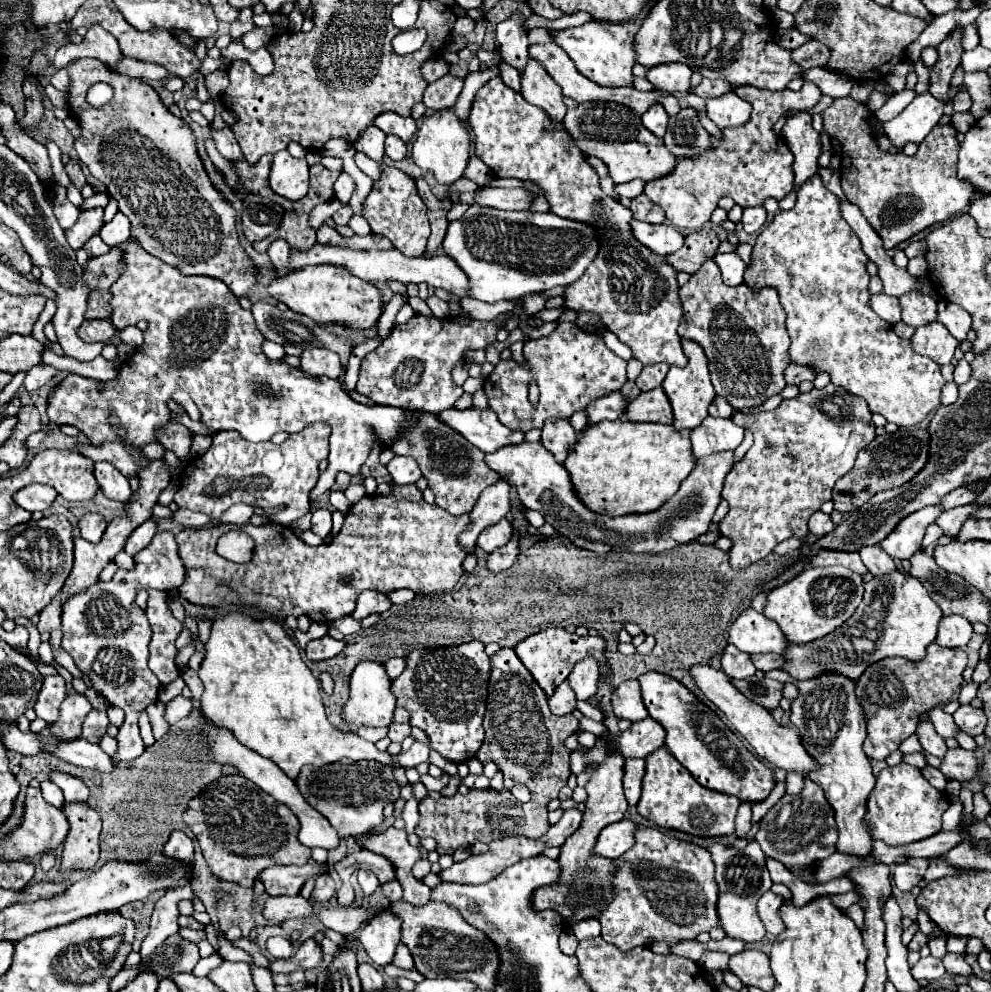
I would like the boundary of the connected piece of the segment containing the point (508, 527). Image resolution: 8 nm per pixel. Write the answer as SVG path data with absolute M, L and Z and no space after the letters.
M501 519L499 523L495 523L495 525L487 527L485 531L481 531L481 535L479 535L479 547L483 551L491 553L497 547L505 545L511 539L511 533L513 533L513 525L507 519Z

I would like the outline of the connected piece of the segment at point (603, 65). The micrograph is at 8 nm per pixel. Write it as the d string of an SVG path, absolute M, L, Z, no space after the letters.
M643 19L623 23L623 25L611 25L611 23L599 23L591 21L581 27L553 31L553 41L563 47L563 51L571 57L579 73L583 73L587 79L595 81L601 87L631 87L633 85L633 65L637 63L637 43L635 35L639 33L643 25Z

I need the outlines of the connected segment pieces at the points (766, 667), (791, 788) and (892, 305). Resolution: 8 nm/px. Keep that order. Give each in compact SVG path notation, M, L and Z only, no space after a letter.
M761 653L761 655L753 655L753 663L757 669L761 671L771 671L771 669L783 669L787 665L787 661L777 655L777 653Z
M791 773L791 775L787 775L787 779L785 779L785 785L787 785L787 795L793 795L793 793L797 793L797 791L801 791L803 789L803 775L795 775L795 773Z
M885 293L871 295L871 309L891 325L901 321L901 307L897 297L887 297Z

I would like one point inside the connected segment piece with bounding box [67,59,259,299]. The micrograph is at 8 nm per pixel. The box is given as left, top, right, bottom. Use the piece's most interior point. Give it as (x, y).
(147, 158)

